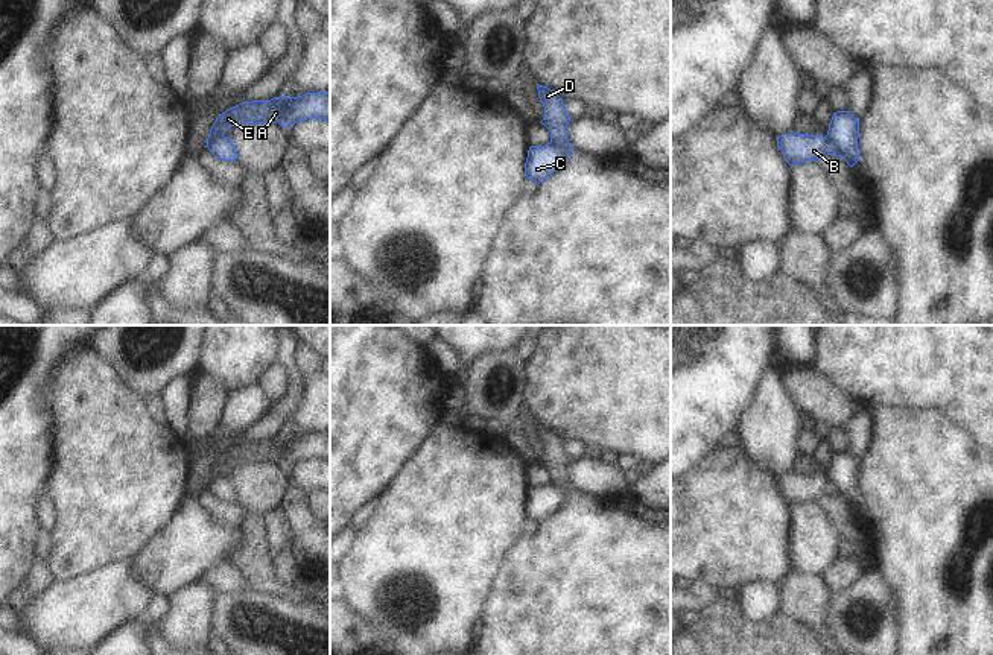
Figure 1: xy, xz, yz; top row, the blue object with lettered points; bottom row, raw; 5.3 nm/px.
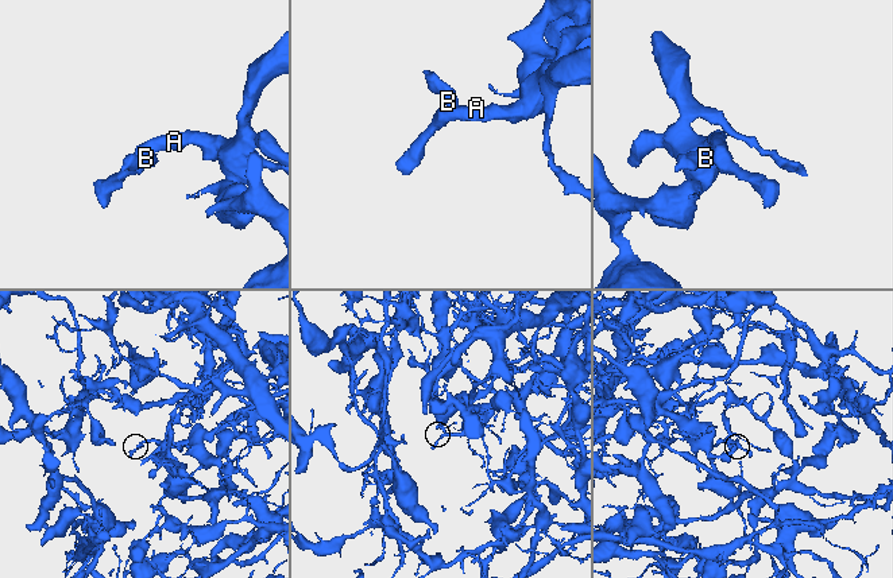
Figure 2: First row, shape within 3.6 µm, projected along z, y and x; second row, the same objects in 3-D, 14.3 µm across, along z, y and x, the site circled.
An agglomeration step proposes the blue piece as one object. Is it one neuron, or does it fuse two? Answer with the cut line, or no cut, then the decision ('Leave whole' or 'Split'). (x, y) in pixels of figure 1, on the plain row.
Split along xz (551, 482), (558, 485), (567, 499). Split.

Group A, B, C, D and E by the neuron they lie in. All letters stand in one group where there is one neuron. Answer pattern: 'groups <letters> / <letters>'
groups A C E / B D

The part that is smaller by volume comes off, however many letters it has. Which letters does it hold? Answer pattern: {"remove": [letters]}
{"remove": ["B", "D"]}

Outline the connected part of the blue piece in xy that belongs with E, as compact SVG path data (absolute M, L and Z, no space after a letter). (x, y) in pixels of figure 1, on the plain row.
M330 432L306 433L298 438L280 436L271 441L242 442L219 454L213 464L208 483L231 467L278 464L289 468L307 459L330 462Z

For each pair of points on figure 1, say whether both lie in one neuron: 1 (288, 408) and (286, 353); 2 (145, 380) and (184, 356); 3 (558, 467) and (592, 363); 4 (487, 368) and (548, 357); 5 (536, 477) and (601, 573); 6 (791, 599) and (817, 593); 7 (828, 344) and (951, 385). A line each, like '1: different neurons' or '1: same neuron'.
1: same neuron
2: same neuron
3: different neurons
4: different neurons
5: different neurons
6: same neuron
7: same neuron

